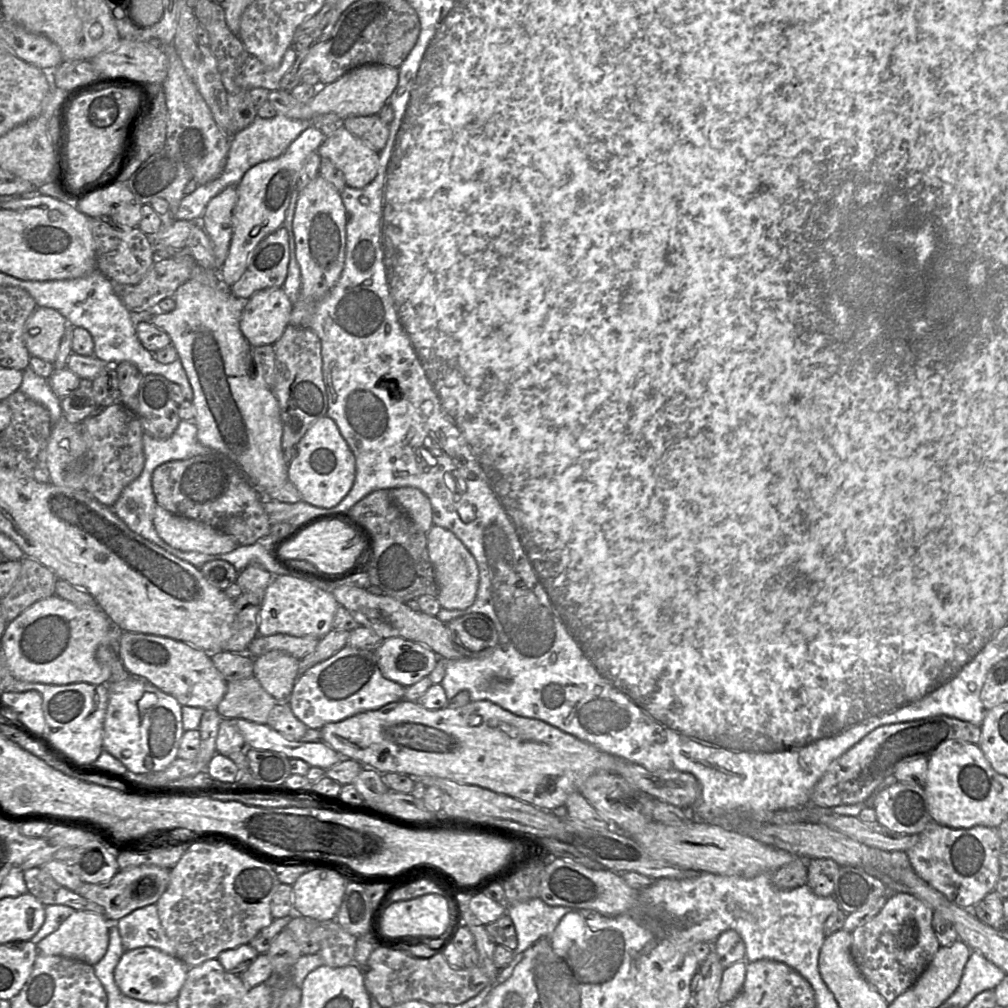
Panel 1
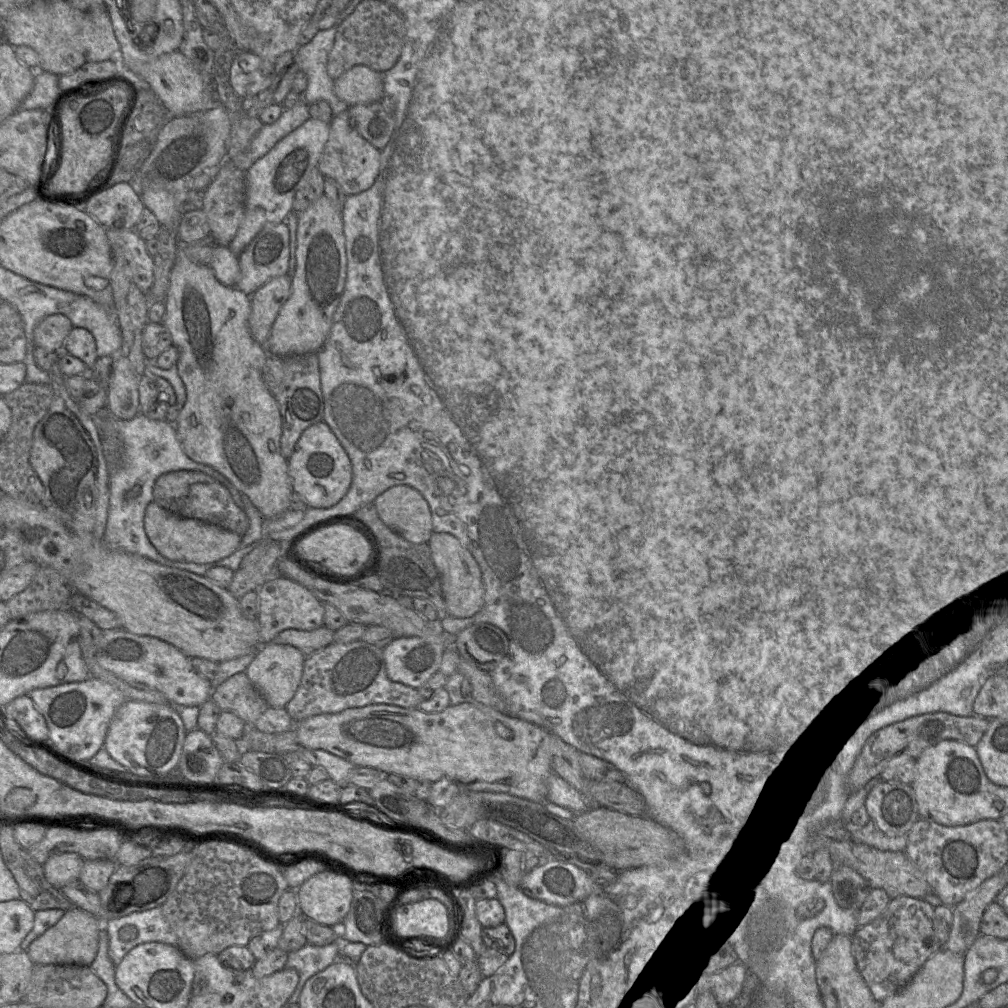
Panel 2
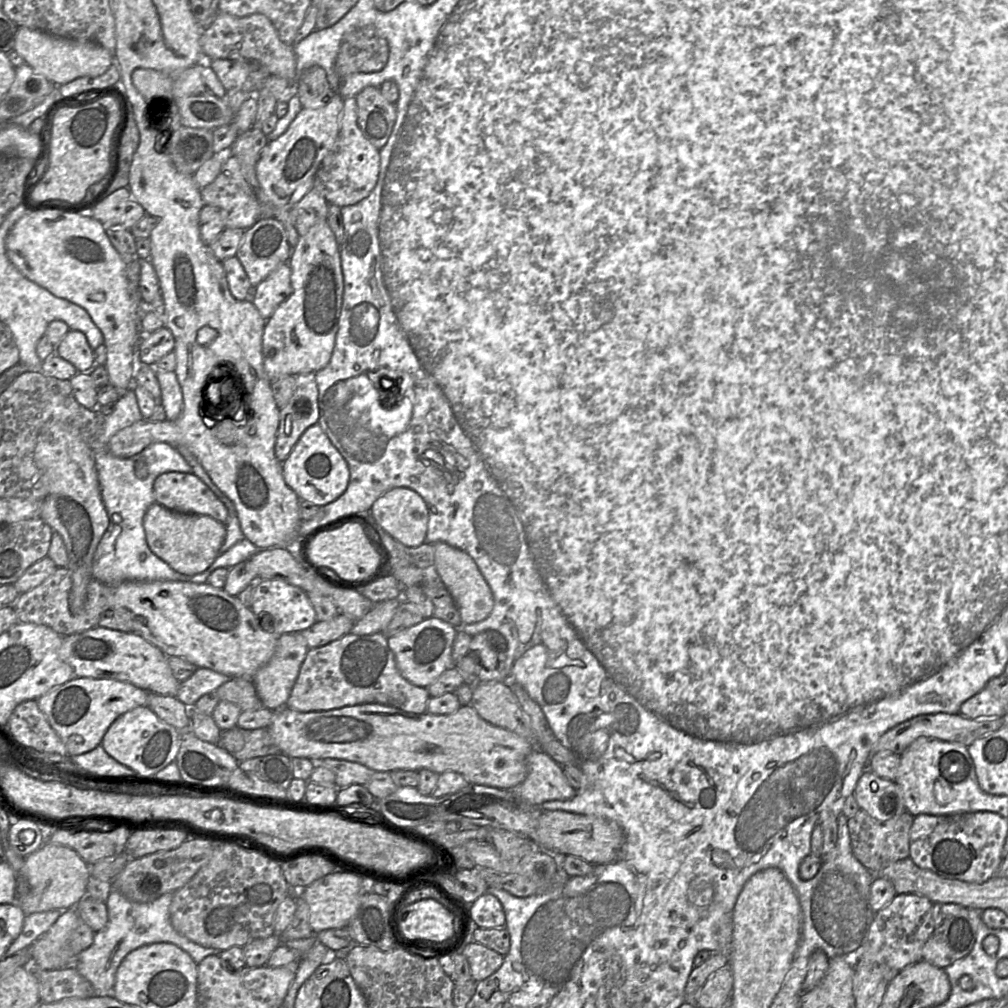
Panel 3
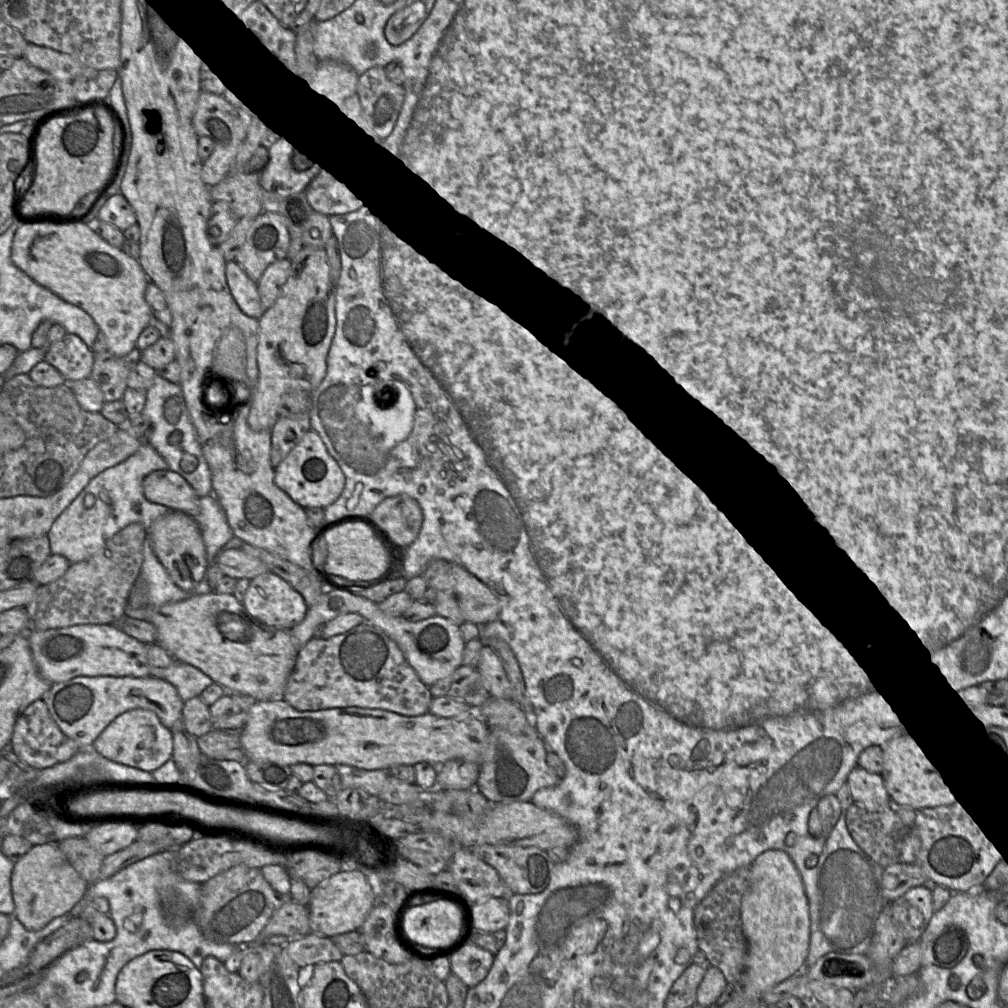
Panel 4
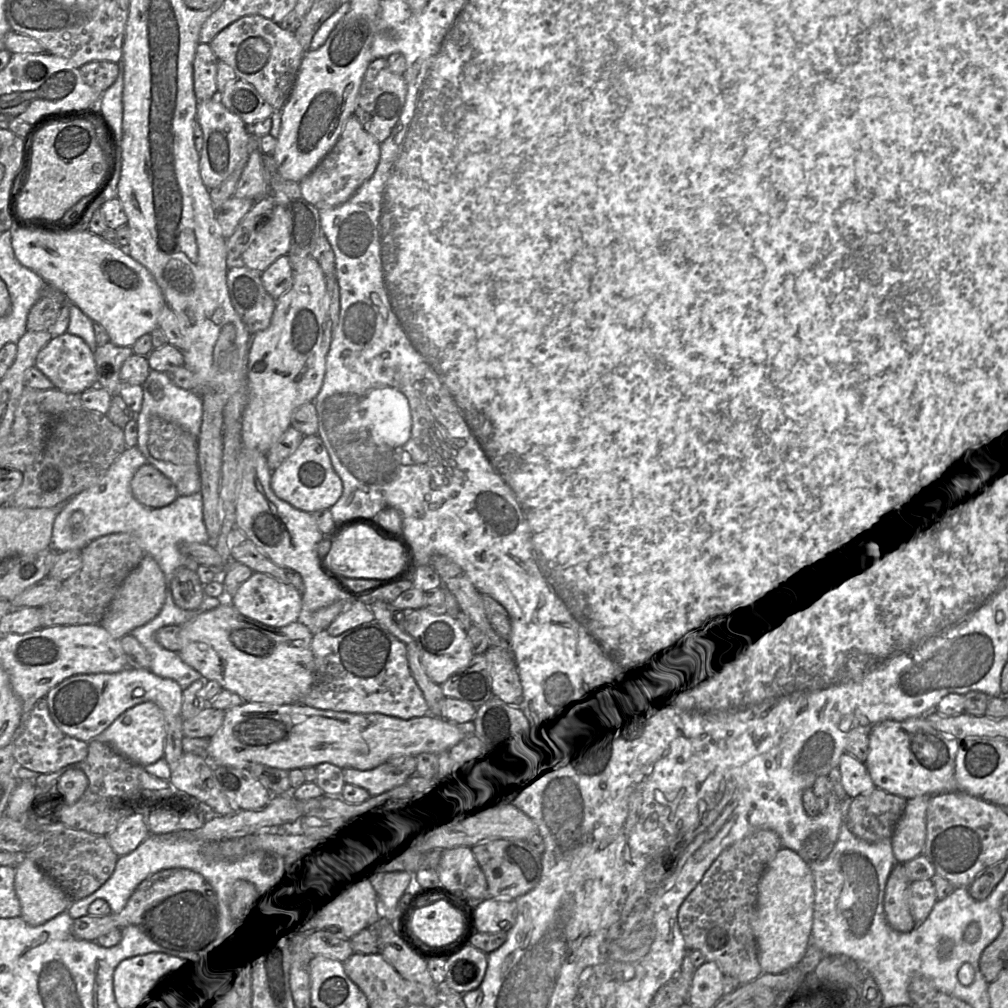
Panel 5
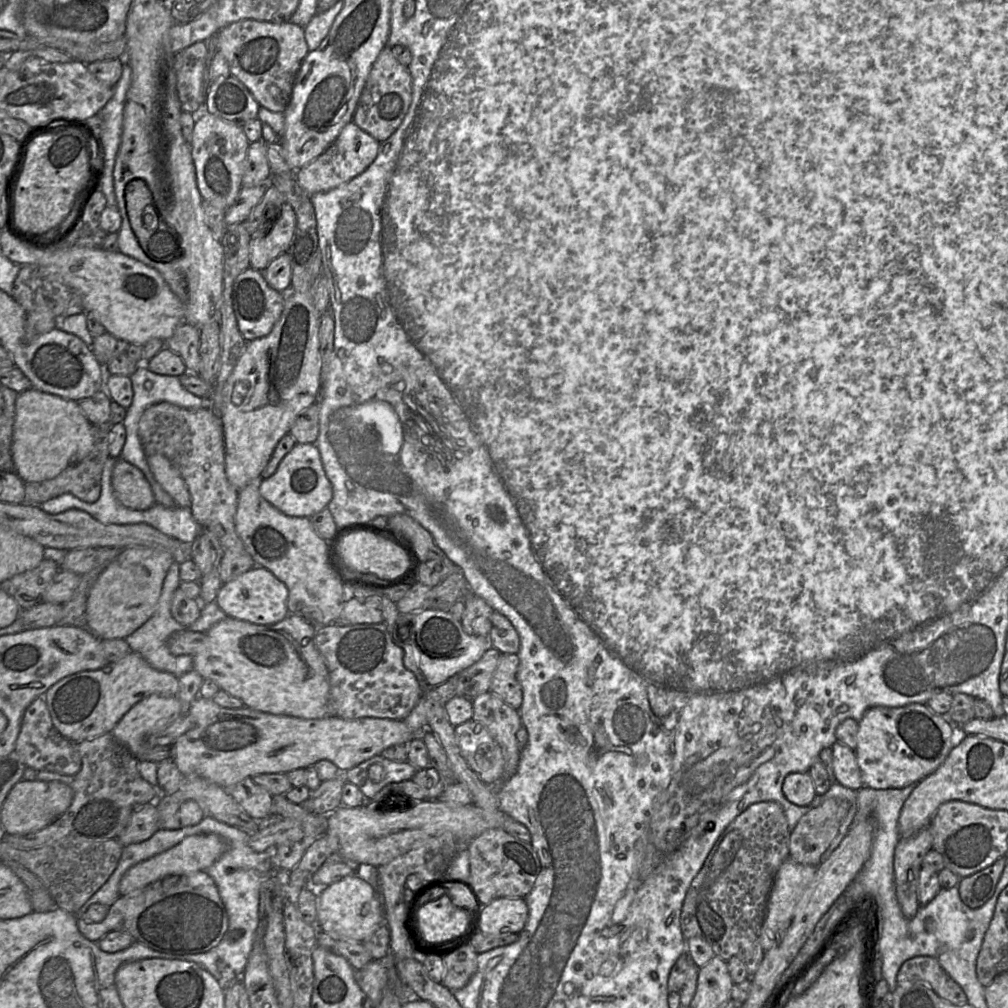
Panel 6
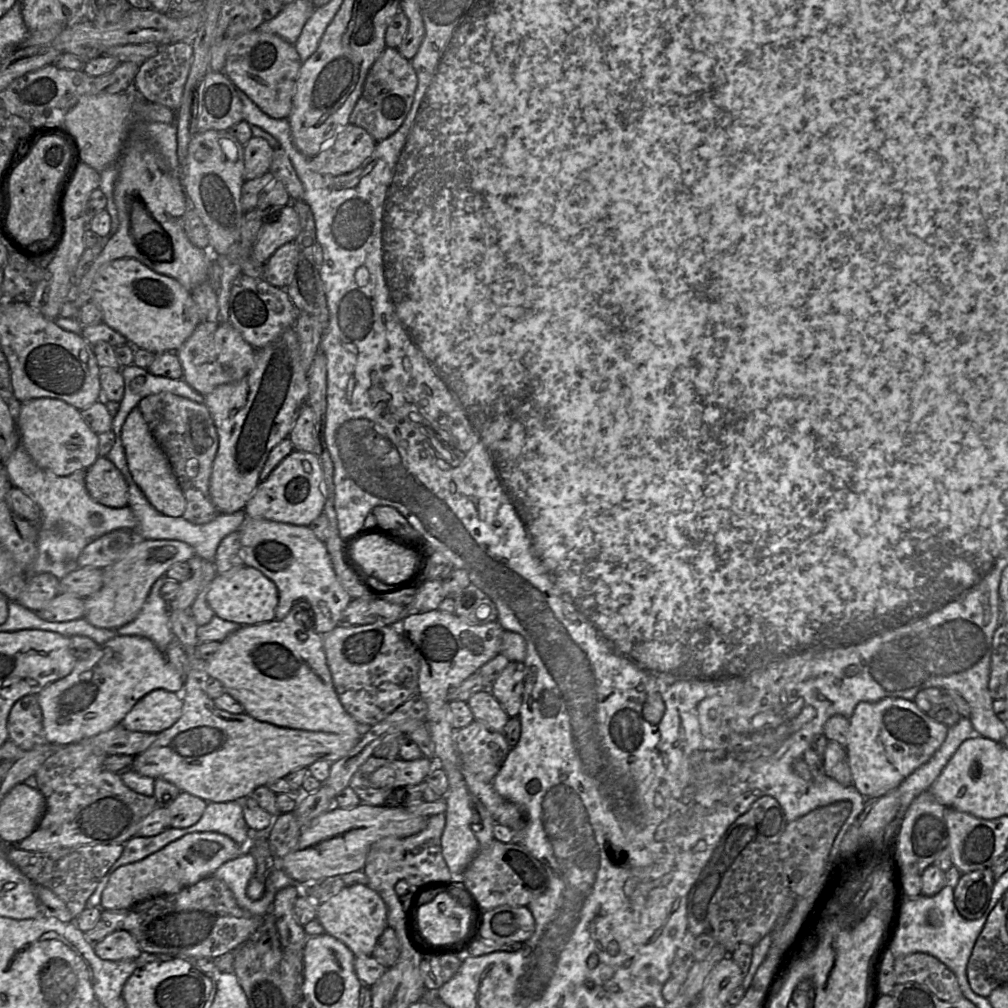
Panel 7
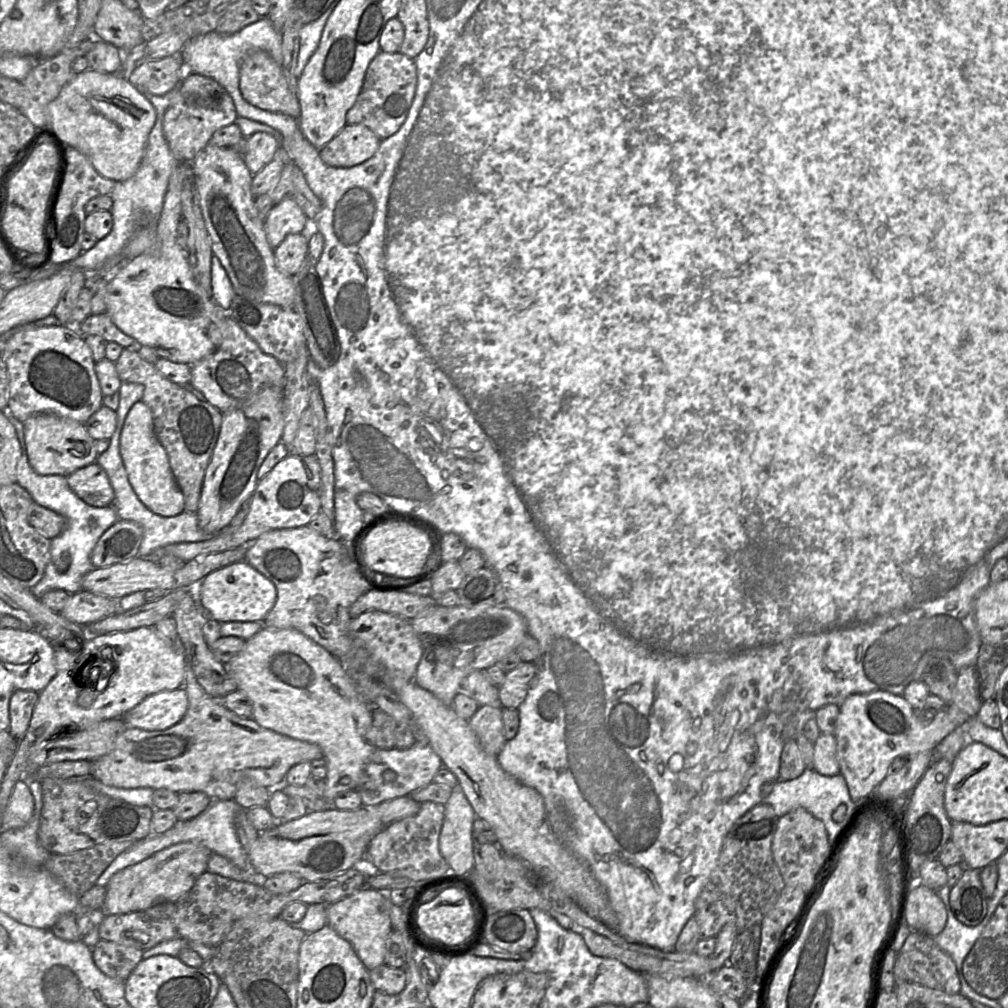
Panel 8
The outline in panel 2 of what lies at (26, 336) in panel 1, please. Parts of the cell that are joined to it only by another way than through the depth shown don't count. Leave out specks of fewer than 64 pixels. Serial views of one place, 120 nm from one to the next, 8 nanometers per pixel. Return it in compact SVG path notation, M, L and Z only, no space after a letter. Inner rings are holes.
M48 315L34 329L33 345L48 352L62 352L72 328L71 321L65 315Z

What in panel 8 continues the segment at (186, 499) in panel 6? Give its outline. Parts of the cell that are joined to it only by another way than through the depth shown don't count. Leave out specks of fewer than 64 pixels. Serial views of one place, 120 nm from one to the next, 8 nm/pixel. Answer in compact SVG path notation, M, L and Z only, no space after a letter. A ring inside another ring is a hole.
M142 400L133 404L126 416L120 434L120 455L129 483L149 510L164 517L184 511L184 496L171 471L167 453L155 434L152 412Z

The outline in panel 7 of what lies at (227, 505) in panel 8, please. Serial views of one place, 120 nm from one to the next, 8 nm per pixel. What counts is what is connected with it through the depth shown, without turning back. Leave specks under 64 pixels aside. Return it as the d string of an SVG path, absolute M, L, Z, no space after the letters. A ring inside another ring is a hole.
M294 327L267 346L256 349L254 363L239 381L217 386L204 397L219 437L209 493L219 514L243 510L255 492L271 450L289 434L309 392L308 373L301 363Z

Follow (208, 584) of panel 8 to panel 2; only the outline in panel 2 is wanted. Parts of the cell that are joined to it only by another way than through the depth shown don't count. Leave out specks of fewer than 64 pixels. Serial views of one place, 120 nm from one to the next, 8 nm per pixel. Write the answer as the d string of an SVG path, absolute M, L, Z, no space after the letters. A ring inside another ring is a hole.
M275 575L256 591L258 595L259 647L270 643L283 630L310 631L324 625L323 603L299 583Z

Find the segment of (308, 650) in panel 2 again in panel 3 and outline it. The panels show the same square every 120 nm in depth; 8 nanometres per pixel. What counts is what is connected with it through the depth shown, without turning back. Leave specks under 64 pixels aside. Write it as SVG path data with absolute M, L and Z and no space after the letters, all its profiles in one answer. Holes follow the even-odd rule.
M339 613L327 621L316 621L311 627L300 631L309 649L324 646L350 633L356 620Z

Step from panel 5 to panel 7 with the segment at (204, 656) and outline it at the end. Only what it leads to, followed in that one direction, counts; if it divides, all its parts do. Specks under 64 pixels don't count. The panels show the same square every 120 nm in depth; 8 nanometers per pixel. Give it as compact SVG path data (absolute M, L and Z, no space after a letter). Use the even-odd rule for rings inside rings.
M298 602L282 620L272 620L271 622L264 622L256 625L241 626L220 643L221 645L218 651L210 660L205 662L206 673L210 677L218 679L224 686L225 692L228 692L229 695L237 700L244 707L245 713L249 716L258 721L283 728L333 734L360 733L360 735L362 735L362 729L365 727L361 727L357 721L345 711L335 691L326 660L322 636L314 629L313 616L306 603Z

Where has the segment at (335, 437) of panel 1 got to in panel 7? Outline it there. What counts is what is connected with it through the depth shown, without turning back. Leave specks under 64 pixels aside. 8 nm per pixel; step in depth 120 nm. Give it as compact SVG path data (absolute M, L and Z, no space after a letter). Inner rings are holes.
M294 450L264 481L259 482L244 508L244 513L250 518L308 527L323 514L324 505L325 481L319 458L311 452Z

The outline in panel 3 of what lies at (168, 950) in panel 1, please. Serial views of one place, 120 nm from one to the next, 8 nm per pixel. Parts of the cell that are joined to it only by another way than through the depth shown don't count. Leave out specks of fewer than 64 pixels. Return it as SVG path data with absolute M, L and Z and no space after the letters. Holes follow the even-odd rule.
M112 883L112 890L105 903L108 912L107 925L105 928L95 933L93 943L86 950L79 953L72 964L78 970L78 972L92 984L96 992L96 996L111 995L111 993L113 995L113 987L115 984L118 967L131 951L141 946L161 942L173 943L188 953L196 964L199 964L208 955L219 955L221 951L197 944L181 935L174 929L170 921L170 905L173 895L174 892L169 892L163 894L152 902L132 902L124 897L120 892L115 890Z

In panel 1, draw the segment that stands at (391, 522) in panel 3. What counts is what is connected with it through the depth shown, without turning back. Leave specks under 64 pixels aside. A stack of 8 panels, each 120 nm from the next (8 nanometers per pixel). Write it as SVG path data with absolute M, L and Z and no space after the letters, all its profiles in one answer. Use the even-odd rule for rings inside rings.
M414 487L387 490L393 501L405 512L412 522L424 533L434 525L432 508L428 497Z

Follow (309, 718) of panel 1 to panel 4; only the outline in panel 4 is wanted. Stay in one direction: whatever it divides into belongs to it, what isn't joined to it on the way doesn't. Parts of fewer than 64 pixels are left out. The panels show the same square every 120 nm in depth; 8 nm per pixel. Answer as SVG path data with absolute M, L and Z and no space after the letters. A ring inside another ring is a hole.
M363 622L328 639L315 636L301 647L283 699L299 711L356 706L420 716L429 712L433 696L397 644L379 627Z

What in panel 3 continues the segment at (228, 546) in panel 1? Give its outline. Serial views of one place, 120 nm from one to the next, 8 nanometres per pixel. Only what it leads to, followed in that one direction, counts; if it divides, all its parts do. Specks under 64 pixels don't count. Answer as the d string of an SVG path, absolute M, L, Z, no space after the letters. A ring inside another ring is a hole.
M153 503L146 511L143 526L150 550L173 570L187 576L208 569L219 555L226 537L225 524L206 515L183 514Z

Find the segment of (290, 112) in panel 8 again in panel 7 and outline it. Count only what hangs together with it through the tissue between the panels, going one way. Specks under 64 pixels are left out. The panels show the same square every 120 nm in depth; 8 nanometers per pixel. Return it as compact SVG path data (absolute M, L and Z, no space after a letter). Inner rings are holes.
M255 29L233 42L223 73L269 117L288 119L301 65L294 44L276 34Z

